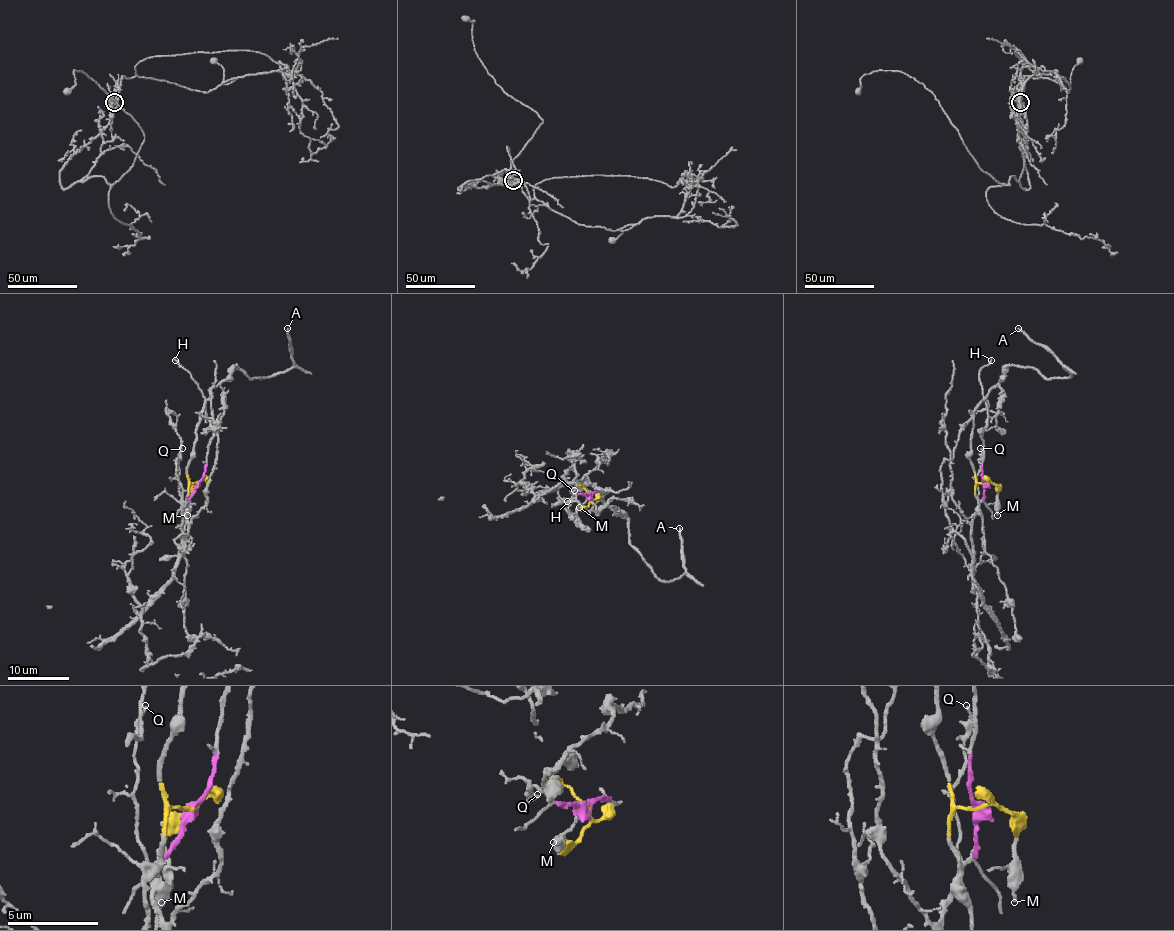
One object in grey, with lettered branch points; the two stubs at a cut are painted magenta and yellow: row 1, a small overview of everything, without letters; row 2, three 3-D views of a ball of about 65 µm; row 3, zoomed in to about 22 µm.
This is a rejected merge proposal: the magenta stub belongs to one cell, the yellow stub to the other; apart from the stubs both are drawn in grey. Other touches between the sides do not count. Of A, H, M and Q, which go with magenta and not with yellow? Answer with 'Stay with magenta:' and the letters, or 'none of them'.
Stay with magenta: H, Q

